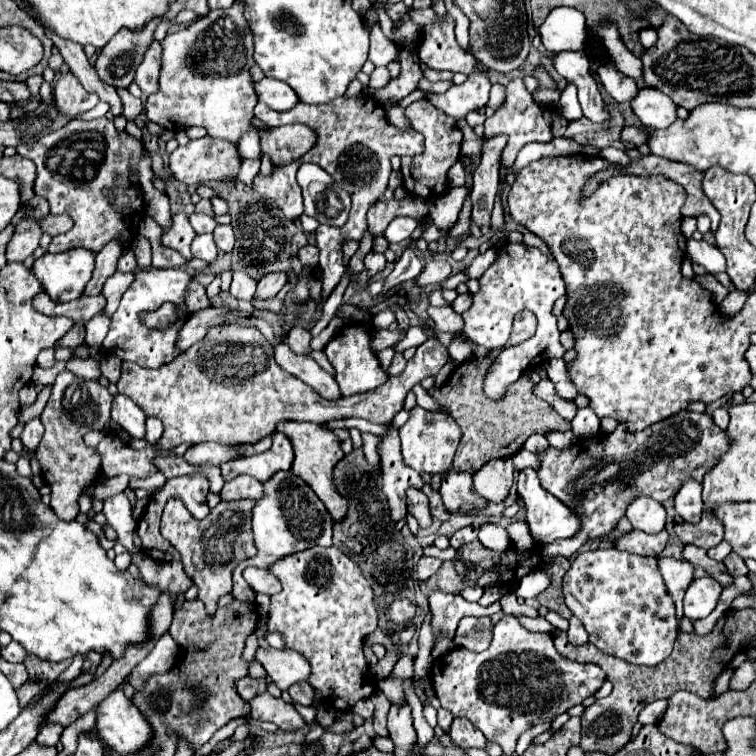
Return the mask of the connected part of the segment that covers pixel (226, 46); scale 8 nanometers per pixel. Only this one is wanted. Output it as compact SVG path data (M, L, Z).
M234 2L226 10L210 10L206 16L198 18L184 30L172 32L162 40L162 66L160 66L160 92L148 96L146 116L162 126L164 130L186 130L190 126L202 126L208 130L208 136L236 142L244 132L252 130L250 120L258 96L250 80L252 58L252 32L242 16L244 2Z

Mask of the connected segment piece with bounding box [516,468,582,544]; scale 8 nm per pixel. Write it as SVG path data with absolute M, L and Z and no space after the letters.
M532 468L520 470L518 474L518 494L524 500L526 506L526 516L528 516L528 526L530 526L530 534L536 542L546 544L546 542L554 542L558 538L572 538L574 534L580 532L582 524L576 516L574 510L570 510L566 504L562 504L556 496L552 496L550 492L546 492L540 482L538 482L538 474Z

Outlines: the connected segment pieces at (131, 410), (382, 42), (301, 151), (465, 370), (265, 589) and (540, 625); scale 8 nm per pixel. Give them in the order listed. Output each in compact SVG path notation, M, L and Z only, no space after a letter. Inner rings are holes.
M114 396L112 420L116 420L132 438L146 438L146 414L126 396Z
M380 24L372 26L372 32L370 32L369 38L370 48L368 59L372 60L376 66L388 66L390 62L398 62L400 48L382 34Z
M300 124L280 126L268 132L262 130L260 136L262 152L270 154L274 164L290 164L292 160L298 160L314 146L314 132Z
M494 352L486 358L472 358L468 362L462 362L454 368L450 374L450 380L442 388L430 388L428 394L438 400L442 406L448 408L450 416L454 416L456 424L460 426L462 438L458 452L454 456L452 468L456 472L478 472L482 464L496 460L496 458L512 458L524 442L532 434L548 434L548 432L566 432L570 430L570 422L562 420L558 412L544 400L536 398L532 394L532 380L520 378L514 382L502 400L492 400L484 394L484 376L494 362Z
M248 566L244 570L244 580L256 590L256 592L262 592L262 594L276 594L280 592L280 580L270 572L270 570L262 570L262 568L254 568L254 566Z
M522 616L522 618L518 618L526 628L530 628L530 630L538 630L538 632L548 632L548 634L552 634L556 628L546 620L546 618L526 618L526 616Z

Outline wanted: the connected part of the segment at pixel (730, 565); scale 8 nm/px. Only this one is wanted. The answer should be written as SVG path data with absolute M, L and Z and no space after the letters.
M734 552L724 558L724 566L726 566L726 570L728 570L732 576L744 576L744 574L748 574L748 568L746 568L744 560L742 560L738 554L734 554Z

